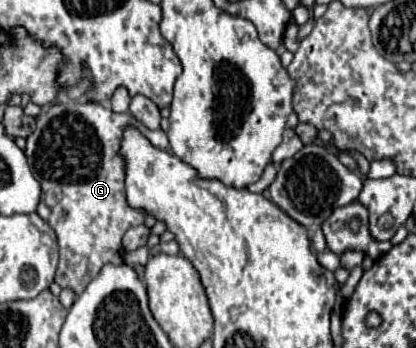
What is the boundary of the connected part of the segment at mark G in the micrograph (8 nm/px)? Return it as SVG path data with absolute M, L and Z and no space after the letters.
M70 101L54 103L48 109L44 109L36 117L36 131L26 139L24 153L28 157L28 165L32 167L34 177L42 185L38 215L56 231L60 247L60 263L54 281L60 287L70 287L72 291L76 291L76 295L80 295L86 289L86 285L98 275L98 271L106 263L122 263L122 235L126 233L126 229L144 223L144 213L132 209L126 203L124 195L124 163L122 157L118 155L118 147L122 131L128 125L138 127L156 147L162 149L168 147L168 137L162 129L150 131L142 127L142 123L138 123L134 117L114 113L98 103L70 103Z

